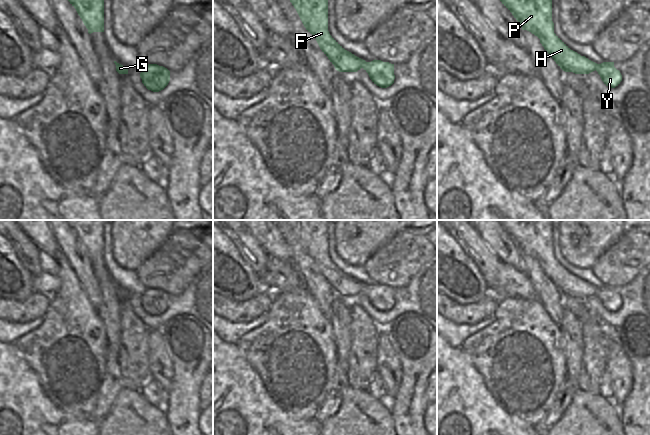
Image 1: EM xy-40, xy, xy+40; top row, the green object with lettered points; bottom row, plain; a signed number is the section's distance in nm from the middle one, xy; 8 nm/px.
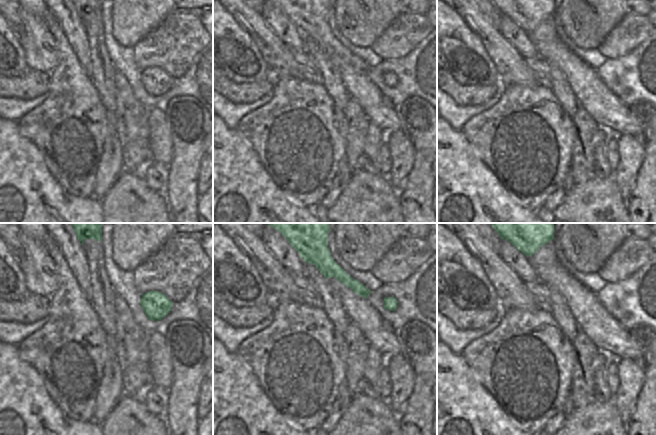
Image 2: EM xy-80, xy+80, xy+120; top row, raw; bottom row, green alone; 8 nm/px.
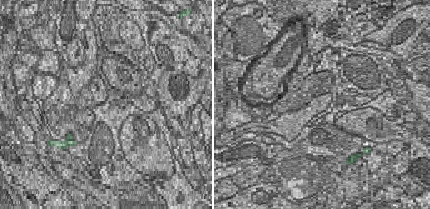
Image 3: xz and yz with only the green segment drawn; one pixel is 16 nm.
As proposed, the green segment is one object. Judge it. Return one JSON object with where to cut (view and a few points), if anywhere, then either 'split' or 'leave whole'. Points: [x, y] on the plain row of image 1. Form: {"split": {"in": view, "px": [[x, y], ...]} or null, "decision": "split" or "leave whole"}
{"split": null, "decision": "leave whole"}

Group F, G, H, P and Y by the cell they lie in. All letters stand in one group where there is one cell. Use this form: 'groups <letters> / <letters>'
groups F G H P Y

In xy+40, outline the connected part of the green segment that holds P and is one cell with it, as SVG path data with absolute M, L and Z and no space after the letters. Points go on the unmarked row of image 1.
M498 220L502 228L512 237L522 254L527 254L540 263L546 276L554 283L556 288L565 296L575 298L589 298L597 295L602 305L609 312L615 312L622 305L622 299L614 291L614 286L597 288L585 280L571 274L555 257L552 245L552 220Z

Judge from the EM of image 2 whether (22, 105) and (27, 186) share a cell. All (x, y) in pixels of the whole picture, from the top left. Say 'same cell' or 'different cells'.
different cells

